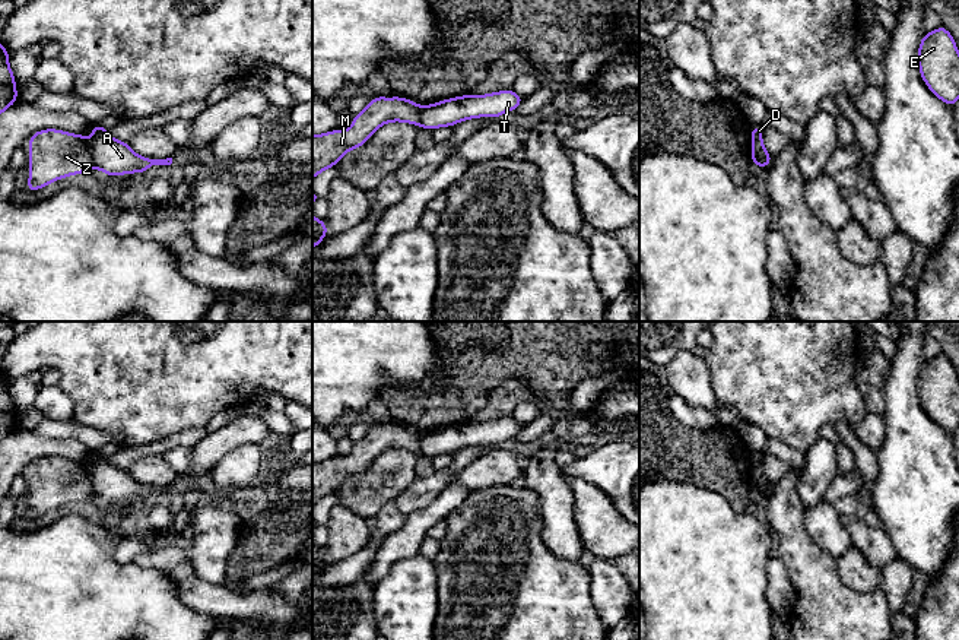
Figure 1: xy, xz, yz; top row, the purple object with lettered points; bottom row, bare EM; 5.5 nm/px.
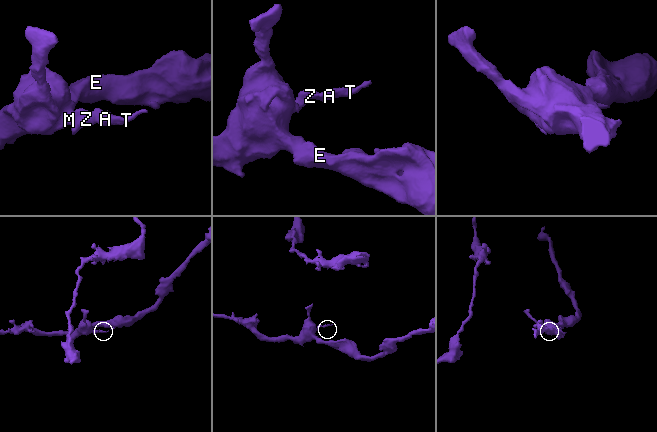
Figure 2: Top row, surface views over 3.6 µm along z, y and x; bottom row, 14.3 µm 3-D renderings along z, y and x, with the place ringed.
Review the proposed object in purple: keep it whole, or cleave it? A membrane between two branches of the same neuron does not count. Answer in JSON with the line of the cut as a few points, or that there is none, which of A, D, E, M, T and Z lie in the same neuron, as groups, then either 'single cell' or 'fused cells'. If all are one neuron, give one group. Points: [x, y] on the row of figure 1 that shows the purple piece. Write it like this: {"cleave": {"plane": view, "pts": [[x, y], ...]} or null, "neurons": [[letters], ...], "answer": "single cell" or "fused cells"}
{"cleave": {"plane": "xy", "pts": [[89, 146], [94, 165]]}, "neurons": [["A", "D", "T"], ["E", "M", "Z"]], "answer": "fused cells"}

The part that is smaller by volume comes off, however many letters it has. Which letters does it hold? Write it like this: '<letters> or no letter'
A, D, T

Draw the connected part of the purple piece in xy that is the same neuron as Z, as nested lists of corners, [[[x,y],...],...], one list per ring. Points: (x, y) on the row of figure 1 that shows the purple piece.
[[[57,129],[39,130],[29,137],[29,181],[26,191],[83,174],[93,167],[90,146],[85,134],[73,134]]]

